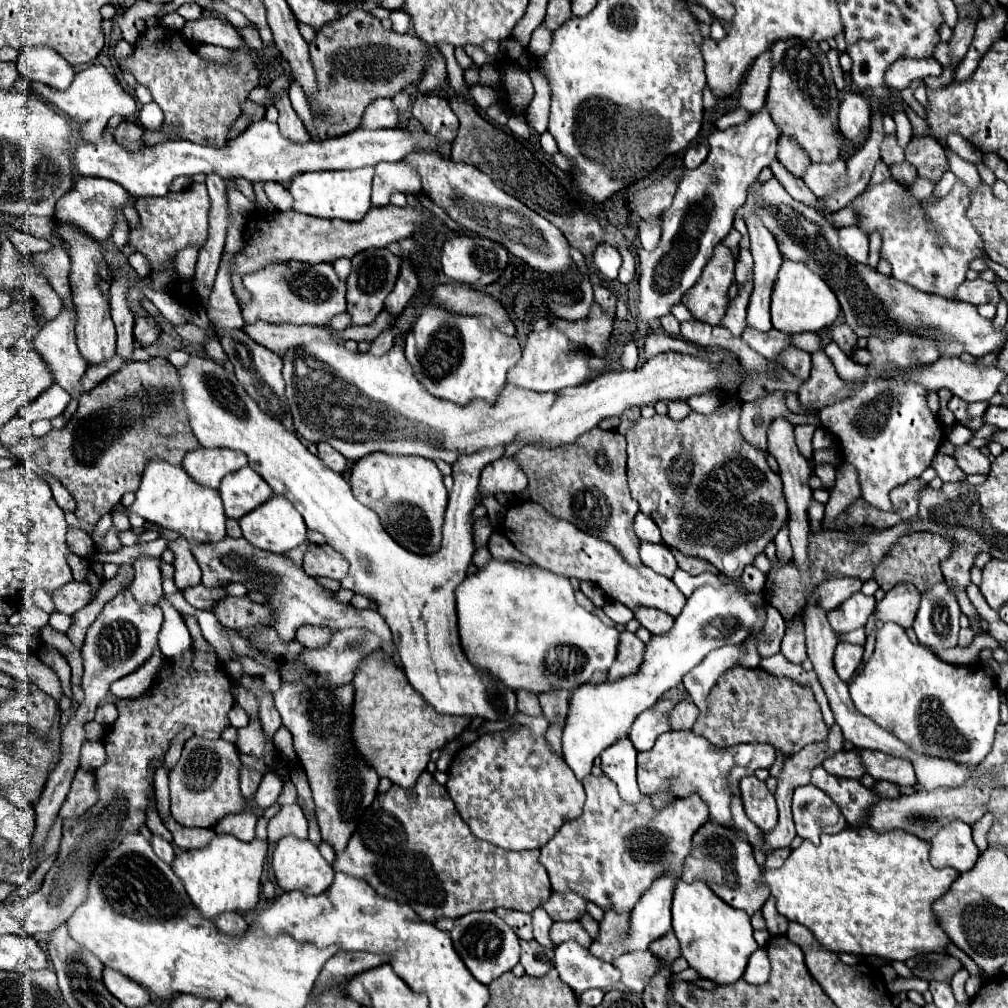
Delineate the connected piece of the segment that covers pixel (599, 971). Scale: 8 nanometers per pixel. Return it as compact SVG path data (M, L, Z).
M564 942L556 946L554 952L554 968L576 994L588 988L598 988L606 992L620 984L620 970L592 956L578 942Z

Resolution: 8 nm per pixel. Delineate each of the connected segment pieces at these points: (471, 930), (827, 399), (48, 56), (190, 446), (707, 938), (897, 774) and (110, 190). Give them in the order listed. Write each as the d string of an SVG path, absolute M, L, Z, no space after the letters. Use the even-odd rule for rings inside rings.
M470 912L456 920L442 918L434 926L438 930L450 932L456 952L460 954L460 958L464 960L464 964L472 972L472 976L482 984L490 984L492 980L500 978L504 972L510 972L518 964L520 940L514 934L514 930L502 918L498 918L494 912Z
M818 350L812 354L810 378L802 382L796 394L802 408L820 410L848 398L852 394L852 384L842 380L824 350Z
M32 46L20 50L16 66L18 74L26 80L40 82L56 90L66 90L76 74L76 70L58 52L46 46Z
M150 358L148 362L126 362L118 372L110 374L90 392L84 392L78 400L78 410L62 430L50 430L42 438L24 438L10 448L22 460L32 460L48 474L52 474L76 500L76 518L94 526L104 514L110 514L126 492L136 492L146 462L158 458L174 466L182 464L186 452L198 448L188 414L182 402L178 370L164 358Z
M678 882L676 890L674 890L674 900L672 900L672 928L676 932L676 938L680 940L682 946L682 956L688 960L688 966L696 970L696 974L700 978L712 980L718 986L726 986L732 984L736 980L742 978L748 958L754 950L758 950L758 944L752 936L752 926L750 926L750 916L744 910L736 910L732 906L728 906L724 900L720 900L716 894L712 894L708 890L708 886L704 886L702 882Z
M860 748L860 760L862 760L866 772L874 780L888 780L888 782L896 782L900 786L916 784L914 768L904 758L896 758L892 754L880 752L880 750Z
M80 178L74 188L64 194L64 198L60 198L60 202L56 202L54 206L54 218L58 222L66 222L70 226L74 226L76 230L82 230L84 234L88 234L94 240L106 240L112 234L114 222L116 222L116 210L122 210L124 204L128 200L128 192L106 178Z

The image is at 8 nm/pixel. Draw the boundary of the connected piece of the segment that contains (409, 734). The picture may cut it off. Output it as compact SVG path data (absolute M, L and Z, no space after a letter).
M380 650L368 654L368 658L356 668L352 686L352 746L380 778L388 778L404 788L416 784L416 778L426 770L432 750L444 748L470 724L470 718L466 716L436 714L436 710L412 690L394 660L380 654Z

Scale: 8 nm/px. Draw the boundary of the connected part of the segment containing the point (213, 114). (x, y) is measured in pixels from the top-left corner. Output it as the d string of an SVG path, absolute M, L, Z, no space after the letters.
M162 24L152 26L146 32L142 32L138 42L134 44L132 56L128 56L124 60L124 68L130 70L134 74L134 78L152 92L154 102L164 112L164 120L168 124L176 122L176 126L180 126L180 138L182 140L190 140L190 142L204 144L204 146L226 146L228 128L232 126L232 122L242 112L240 102L244 102L246 96L250 94L250 90L258 86L258 76L260 76L260 68L258 68L256 60L252 58L252 54L234 52L232 64L228 64L228 66L210 64L210 62L204 62L200 56L194 54L190 44L182 40L180 32L174 32Z

